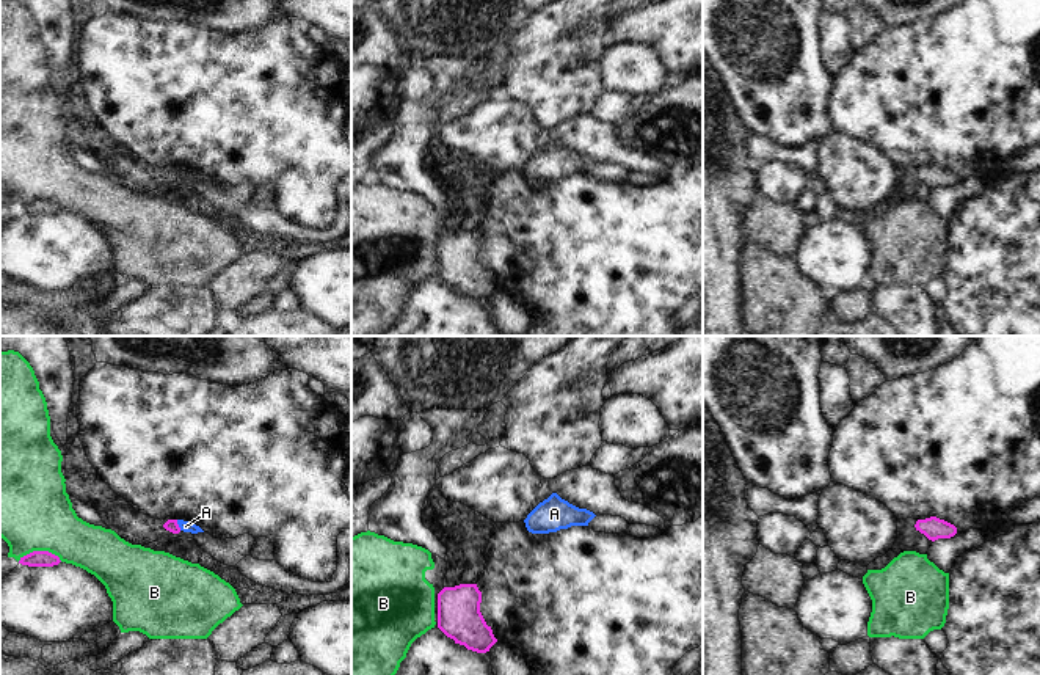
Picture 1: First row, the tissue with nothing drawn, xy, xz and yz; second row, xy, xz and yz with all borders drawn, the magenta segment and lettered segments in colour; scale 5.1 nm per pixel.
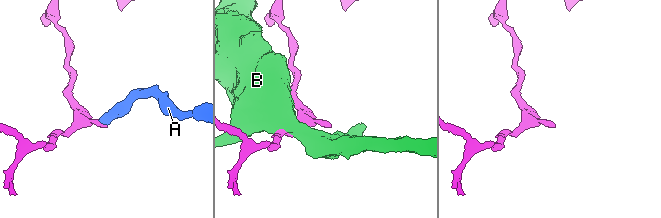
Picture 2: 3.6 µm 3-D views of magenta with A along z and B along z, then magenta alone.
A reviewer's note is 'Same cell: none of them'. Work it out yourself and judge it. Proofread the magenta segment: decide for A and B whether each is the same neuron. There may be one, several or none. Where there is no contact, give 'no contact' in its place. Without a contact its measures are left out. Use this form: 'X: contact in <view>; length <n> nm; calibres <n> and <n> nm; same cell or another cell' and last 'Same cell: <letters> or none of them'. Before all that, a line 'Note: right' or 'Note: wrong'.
Note: right
A: contact in xy; length 60 nm; calibres 60 and 60 nm; another cell
B: contact in xy; length 240 nm; calibres 80 and 420 nm; another cell
Same cell: none of them

